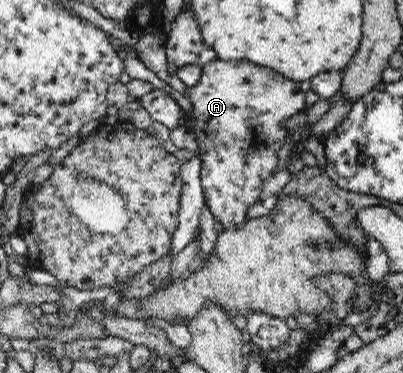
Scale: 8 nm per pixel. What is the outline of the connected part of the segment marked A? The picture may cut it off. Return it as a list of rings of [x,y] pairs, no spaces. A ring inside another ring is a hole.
[[[218,58],[204,65],[200,80],[188,88],[186,97],[192,103],[191,116],[194,117],[192,132],[196,134],[201,148],[194,154],[202,163],[201,183],[205,203],[212,212],[213,218],[223,224],[224,230],[242,226],[248,209],[256,202],[260,202],[264,180],[278,172],[278,158],[272,158],[272,151],[268,152],[268,149],[270,147],[278,154],[280,147],[289,139],[291,134],[284,126],[294,114],[306,111],[308,107],[305,96],[306,93],[300,89],[299,83],[270,68],[246,60],[224,61]]]

